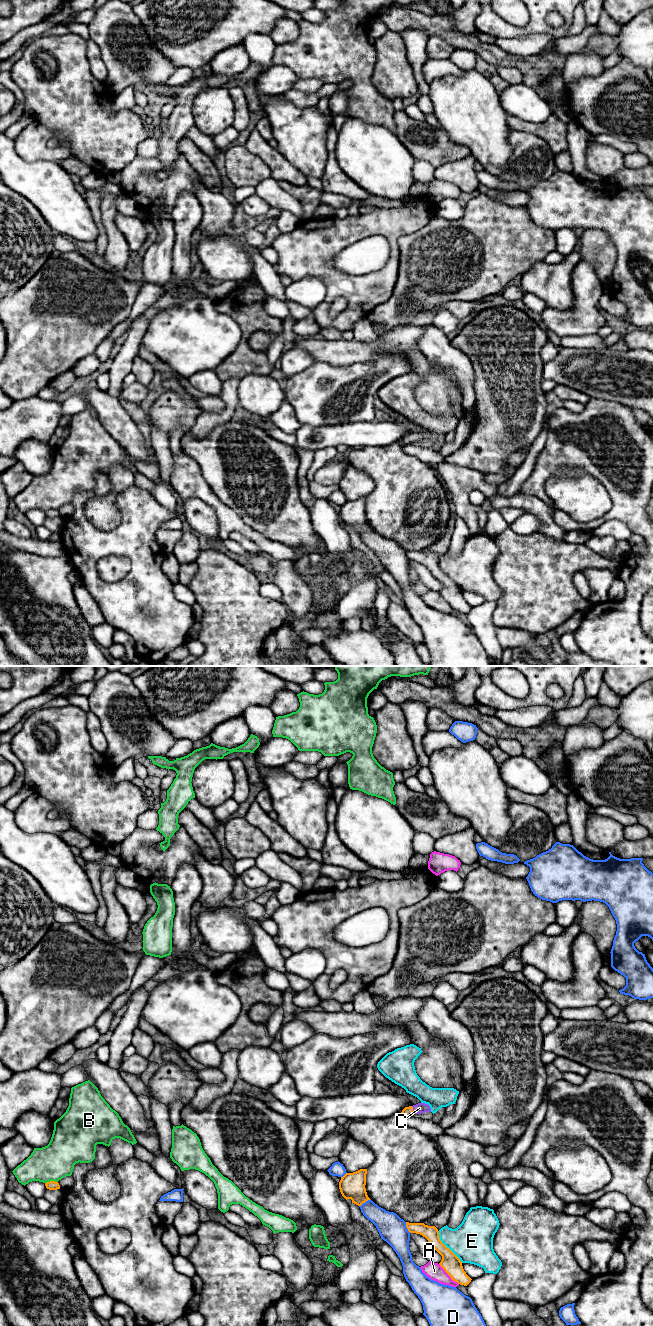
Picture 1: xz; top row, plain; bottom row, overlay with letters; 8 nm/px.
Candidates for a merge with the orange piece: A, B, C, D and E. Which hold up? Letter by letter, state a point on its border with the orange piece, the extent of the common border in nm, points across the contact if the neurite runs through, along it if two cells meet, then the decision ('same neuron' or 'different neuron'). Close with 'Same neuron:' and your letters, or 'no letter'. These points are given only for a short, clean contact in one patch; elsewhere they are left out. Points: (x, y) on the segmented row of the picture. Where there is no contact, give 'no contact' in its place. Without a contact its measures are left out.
A: xz (447, 1273) | 240 nm | different neuron
B: xz (51, 1181) | 110 nm | different neuron
C: xz (412, 1110) | 70 nm | across xz (407, 1111), (412, 1110), (419, 1108) | same neuron
D: xz (364, 1202) | 110 nm | different neuron
E: xz (446, 1247) | 320 nm | different neuron
Same neuron: C

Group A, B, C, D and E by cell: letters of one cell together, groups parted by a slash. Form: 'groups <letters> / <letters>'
groups A / B / C / D / E

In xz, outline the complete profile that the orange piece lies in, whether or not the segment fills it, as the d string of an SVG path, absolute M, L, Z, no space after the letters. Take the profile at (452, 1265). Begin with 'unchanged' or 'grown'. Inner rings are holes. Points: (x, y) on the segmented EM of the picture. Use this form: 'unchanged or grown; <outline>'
unchanged; M406 1222L406 1227L410 1233L420 1234L425 1237L442 1256L439 1264L453 1281L464 1286L467 1286L471 1282L472 1279L464 1271L460 1259L440 1240L439 1231L435 1226Z

